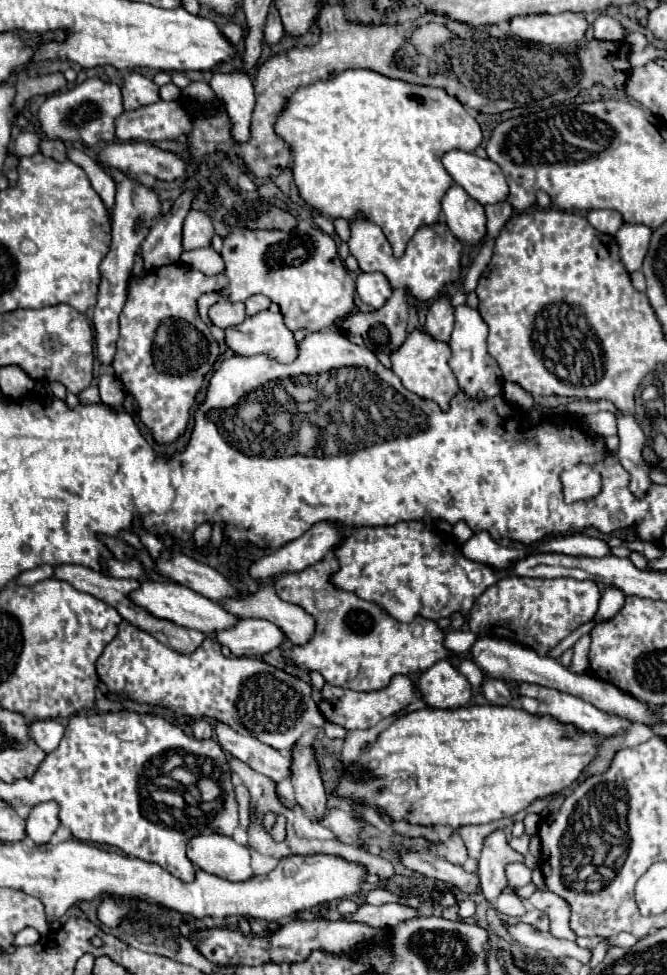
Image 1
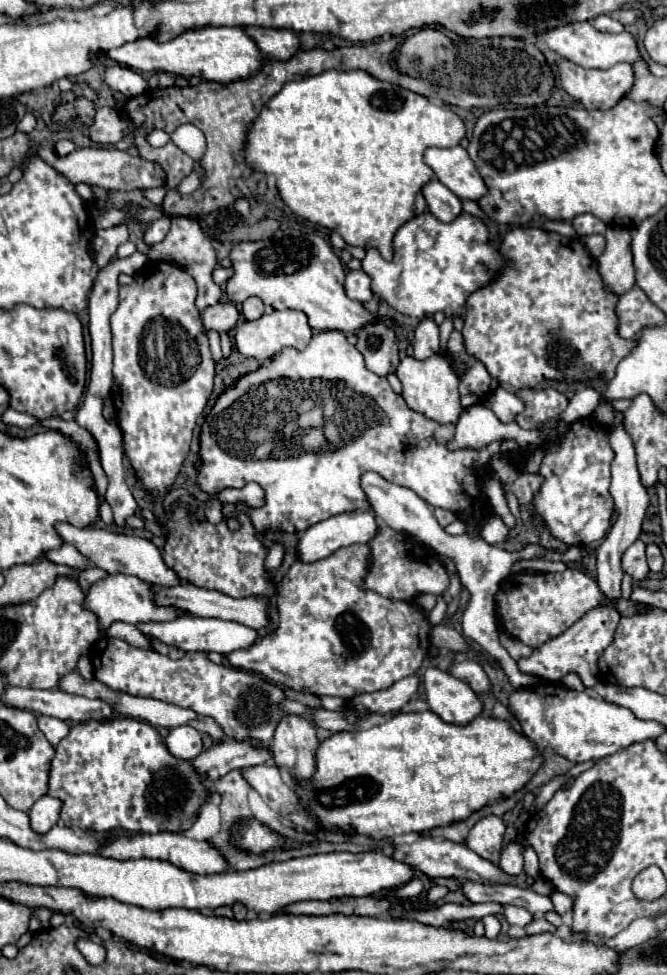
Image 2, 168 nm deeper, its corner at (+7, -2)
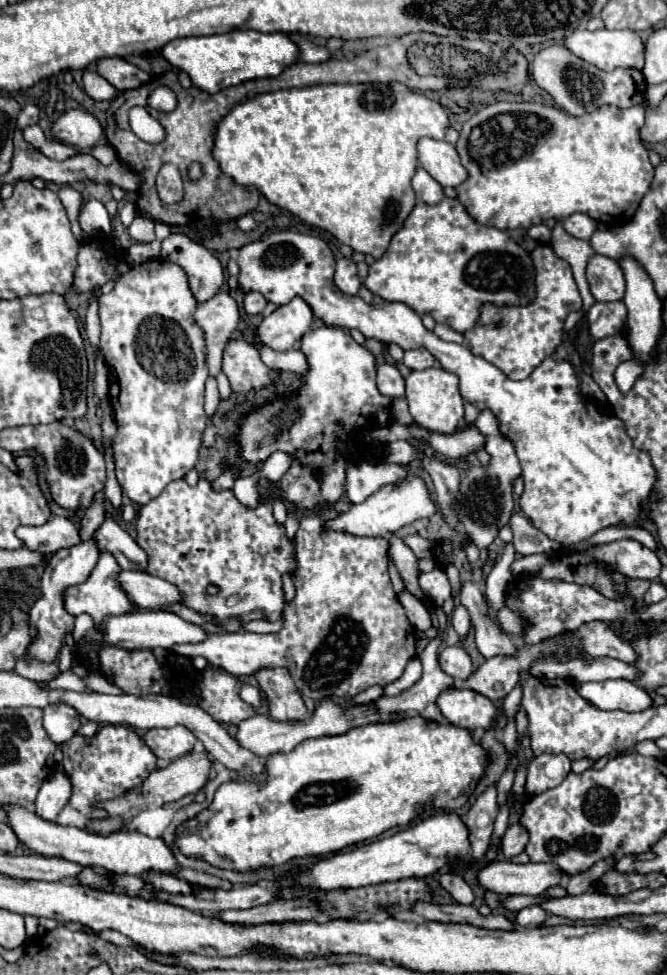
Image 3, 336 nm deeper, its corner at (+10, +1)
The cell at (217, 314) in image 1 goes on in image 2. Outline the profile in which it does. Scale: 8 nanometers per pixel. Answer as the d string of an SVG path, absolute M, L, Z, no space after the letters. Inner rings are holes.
M218 302L216 306L210 306L202 312L202 324L206 330L216 332L230 332L240 318L240 312L236 304L232 302Z

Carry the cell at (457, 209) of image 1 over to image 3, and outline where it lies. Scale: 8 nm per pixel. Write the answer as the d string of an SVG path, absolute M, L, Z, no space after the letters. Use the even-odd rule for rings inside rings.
M417 167L415 175L413 175L413 189L415 189L417 199L425 201L429 205L437 205L445 197L441 185L423 167Z

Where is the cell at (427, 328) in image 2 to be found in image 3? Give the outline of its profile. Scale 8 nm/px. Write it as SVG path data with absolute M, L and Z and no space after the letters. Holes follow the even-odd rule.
M425 349L405 351L405 357L403 357L403 365L409 367L411 371L429 369L429 367L433 367L433 363L435 363L435 357L429 351L425 351Z

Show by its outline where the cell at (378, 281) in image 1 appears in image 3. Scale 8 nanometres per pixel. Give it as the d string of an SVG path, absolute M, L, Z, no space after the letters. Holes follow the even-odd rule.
M337 259L337 265L335 265L335 275L333 275L333 281L335 285L339 287L339 291L347 293L347 295L357 295L359 287L361 287L361 281L357 277L357 267L351 259Z

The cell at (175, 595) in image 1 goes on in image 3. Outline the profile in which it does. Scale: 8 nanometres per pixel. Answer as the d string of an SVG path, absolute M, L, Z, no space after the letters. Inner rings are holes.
M103 551L93 573L89 575L89 579L85 583L67 587L63 591L63 601L65 601L67 613L73 615L73 617L77 617L81 613L89 613L97 623L105 621L109 615L129 613L131 611L131 599L125 595L125 591L121 591L121 587L117 587L117 571L121 571L121 569L119 569L115 557L107 551Z

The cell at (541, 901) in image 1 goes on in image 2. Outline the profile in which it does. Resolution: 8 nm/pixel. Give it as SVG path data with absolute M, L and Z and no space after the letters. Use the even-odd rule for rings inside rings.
M552 892L552 894L550 894L550 900L552 900L552 904L554 904L554 910L556 910L560 916L566 914L566 912L572 908L572 898L566 896L566 894L562 894L562 892Z

